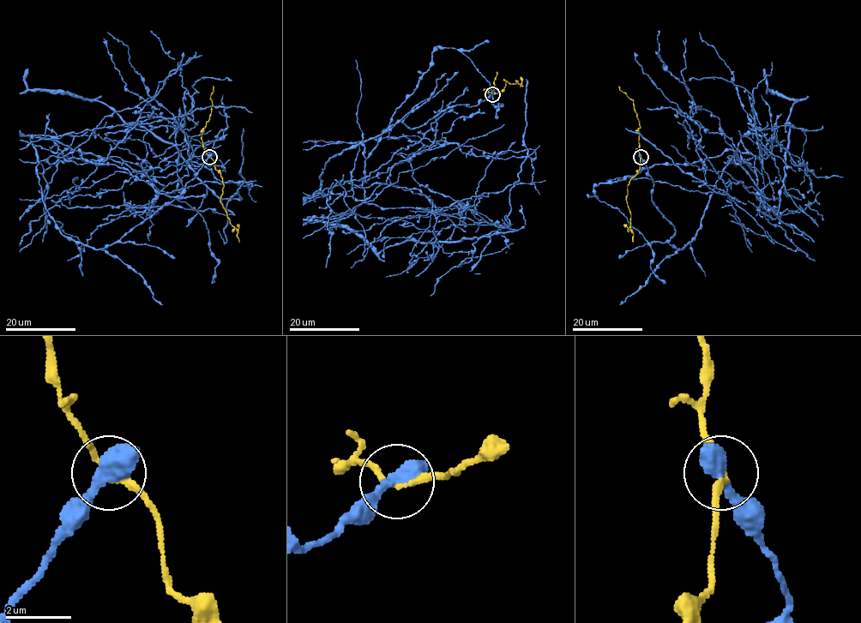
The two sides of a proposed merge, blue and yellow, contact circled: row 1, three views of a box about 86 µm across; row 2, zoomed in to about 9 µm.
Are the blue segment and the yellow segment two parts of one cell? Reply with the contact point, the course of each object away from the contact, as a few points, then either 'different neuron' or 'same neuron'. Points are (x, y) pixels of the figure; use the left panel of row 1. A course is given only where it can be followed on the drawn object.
(209, 157) | blue via (208, 157), (77, 243), (38, 155), (232, 213), (27, 68) | yellow via (208, 157), (220, 173), (224, 186), (220, 202), (236, 229), (238, 242) | different neuron

